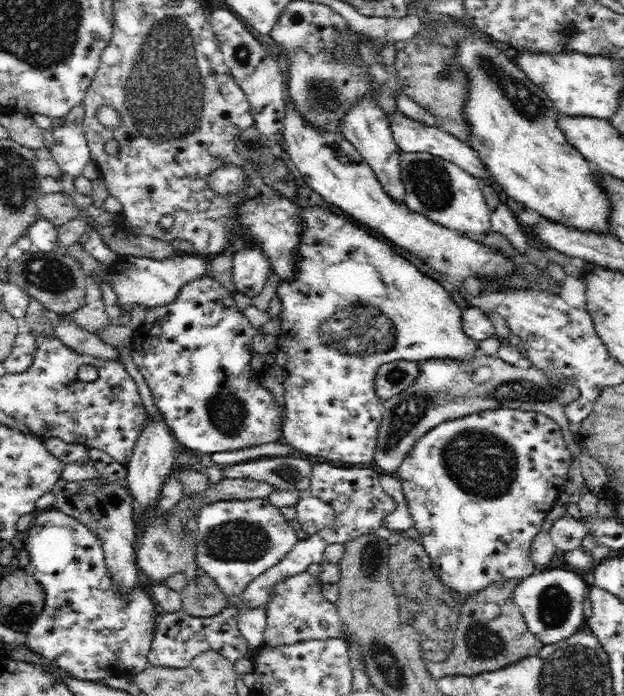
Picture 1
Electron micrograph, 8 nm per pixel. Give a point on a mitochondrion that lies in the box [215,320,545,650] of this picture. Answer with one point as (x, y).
(484, 464)

